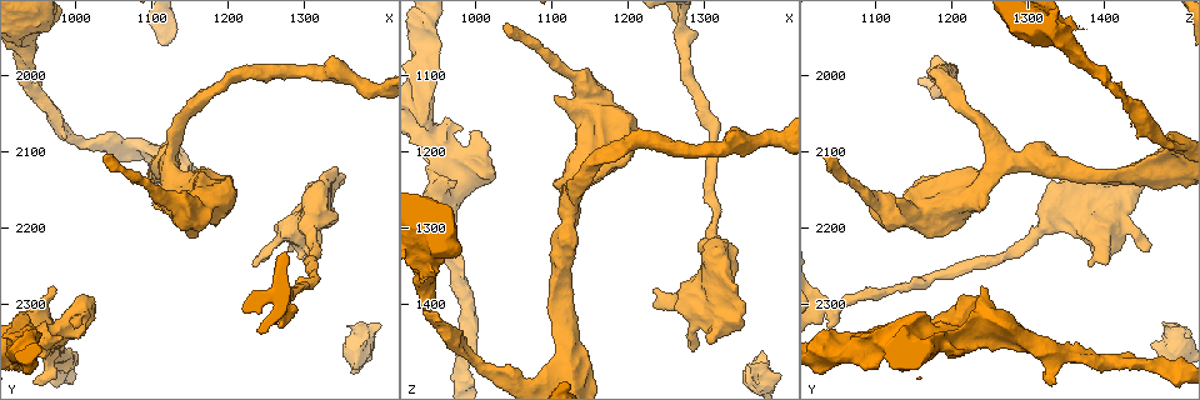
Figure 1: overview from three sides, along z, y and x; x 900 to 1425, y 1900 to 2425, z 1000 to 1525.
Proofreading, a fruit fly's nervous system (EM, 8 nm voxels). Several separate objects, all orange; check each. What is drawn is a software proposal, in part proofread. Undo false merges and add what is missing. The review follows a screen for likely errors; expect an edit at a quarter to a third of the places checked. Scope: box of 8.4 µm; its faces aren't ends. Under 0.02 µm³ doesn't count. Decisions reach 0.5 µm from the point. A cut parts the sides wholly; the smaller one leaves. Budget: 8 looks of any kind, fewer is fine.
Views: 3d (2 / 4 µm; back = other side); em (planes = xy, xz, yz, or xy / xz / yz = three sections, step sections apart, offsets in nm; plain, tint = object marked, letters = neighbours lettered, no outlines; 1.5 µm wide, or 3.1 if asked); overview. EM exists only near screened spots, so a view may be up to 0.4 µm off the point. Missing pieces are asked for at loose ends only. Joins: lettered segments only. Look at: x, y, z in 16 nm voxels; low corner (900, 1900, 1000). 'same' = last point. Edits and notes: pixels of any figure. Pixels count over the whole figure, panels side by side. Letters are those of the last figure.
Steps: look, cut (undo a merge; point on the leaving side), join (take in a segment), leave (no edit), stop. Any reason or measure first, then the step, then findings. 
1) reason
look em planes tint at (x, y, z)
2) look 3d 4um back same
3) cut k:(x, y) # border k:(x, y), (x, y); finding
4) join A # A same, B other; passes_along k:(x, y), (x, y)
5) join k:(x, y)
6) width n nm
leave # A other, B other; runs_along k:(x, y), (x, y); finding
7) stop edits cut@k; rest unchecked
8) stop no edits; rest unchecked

narrows sharply
look em xy step 4 letters at (1290, 2280, 1125)

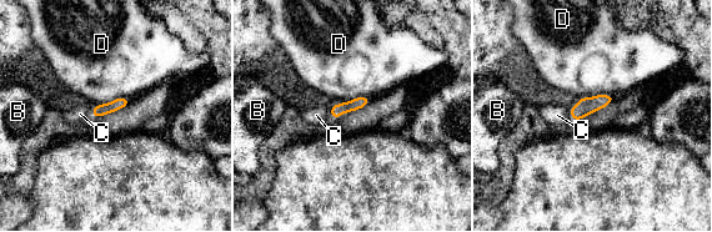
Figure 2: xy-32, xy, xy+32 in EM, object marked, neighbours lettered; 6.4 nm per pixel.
longest_contact D 260 nm
leave # B other, C other, D other; border 2:(615, 96), (597, 94), (577, 101); one neuron here

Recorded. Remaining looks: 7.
stops while still wide
look 3d 2um at (970, 2275, 1235)

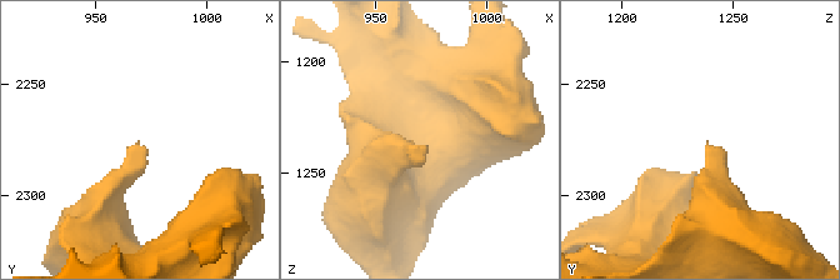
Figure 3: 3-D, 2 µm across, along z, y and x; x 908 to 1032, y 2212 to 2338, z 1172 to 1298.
need the tissue
look em planes tint at (970, 2277, 1240)

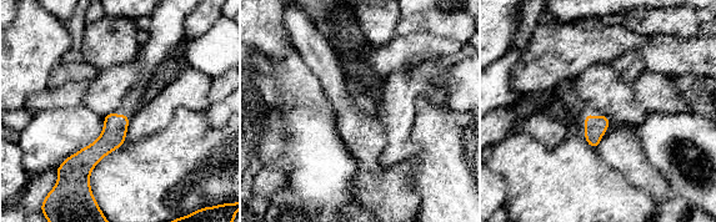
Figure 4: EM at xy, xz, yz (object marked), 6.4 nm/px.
look em planes letters same

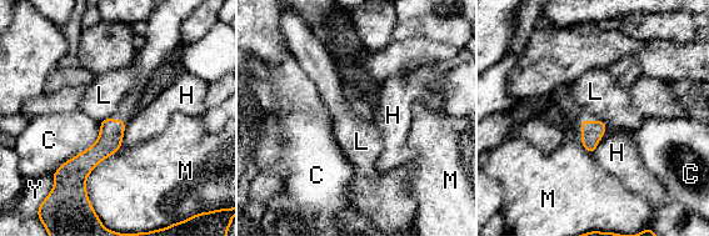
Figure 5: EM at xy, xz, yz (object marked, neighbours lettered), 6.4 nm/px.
leave # C other, H other, L other, M other, Y other; border 5:(109, 116), (100, 122); none of them fits

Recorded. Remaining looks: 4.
branch point
look em planes letters at (970, 2365, 1335)

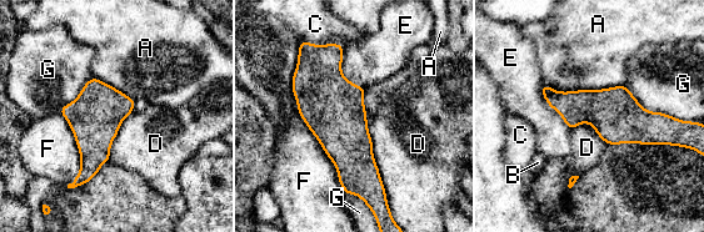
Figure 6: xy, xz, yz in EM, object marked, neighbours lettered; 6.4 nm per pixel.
leave # A other, B other, C other, D other, E other, F other, G other; border 6:(365, 111), (372, 154), (387, 196); continuous, no second neuron

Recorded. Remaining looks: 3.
stop no edits; rest unchecked

